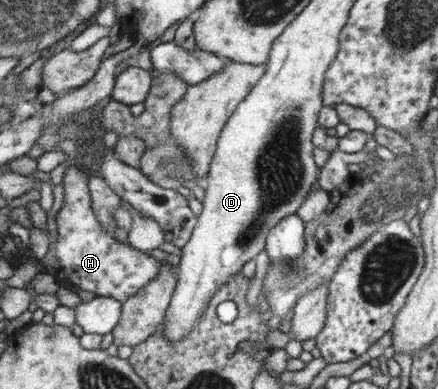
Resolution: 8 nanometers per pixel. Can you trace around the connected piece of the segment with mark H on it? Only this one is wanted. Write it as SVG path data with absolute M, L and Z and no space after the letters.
M79 165L71 166L66 169L63 177L65 203L57 216L59 237L54 243L60 270L55 277L60 286L78 286L97 296L113 297L119 304L123 304L157 278L166 261L157 260L130 244L121 244L114 237L116 227L108 231L100 225L92 211L90 177L81 169Z

